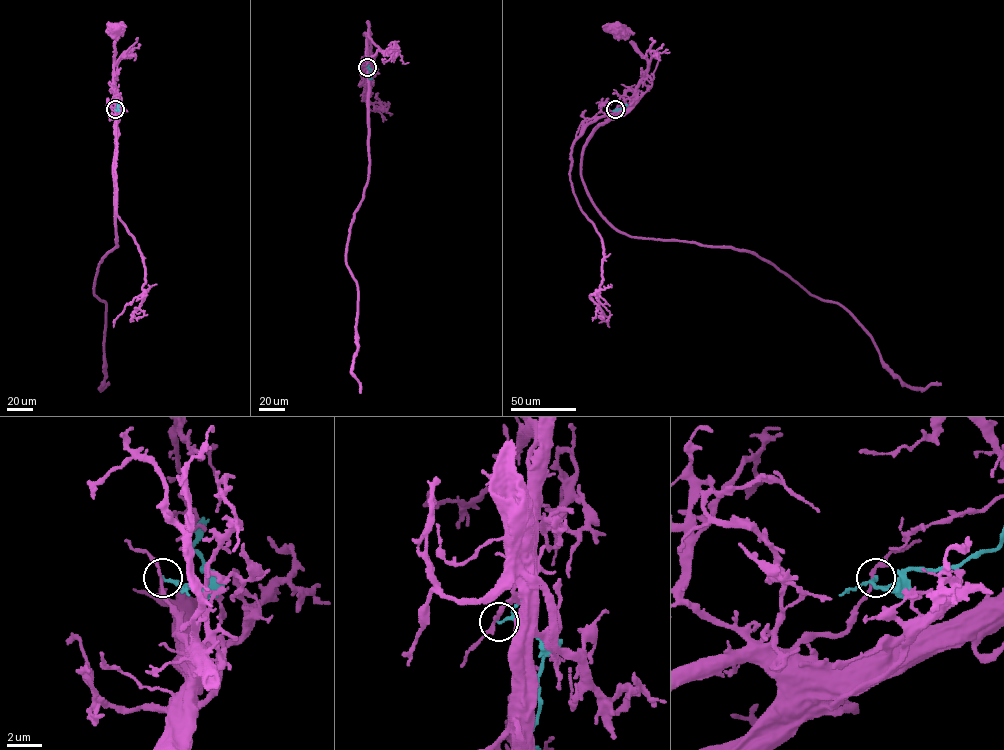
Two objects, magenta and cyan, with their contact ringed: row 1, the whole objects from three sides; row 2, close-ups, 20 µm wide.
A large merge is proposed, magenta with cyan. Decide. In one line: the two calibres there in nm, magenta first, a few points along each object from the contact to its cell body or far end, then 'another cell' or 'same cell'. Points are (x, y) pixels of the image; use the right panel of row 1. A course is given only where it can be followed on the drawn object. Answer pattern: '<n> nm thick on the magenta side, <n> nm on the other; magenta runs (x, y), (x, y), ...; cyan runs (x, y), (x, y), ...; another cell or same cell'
190 nm thick on the magenta side, 140 nm on the other; magenta runs (615, 109), (611, 116), (621, 114), (630, 105), (635, 88), (648, 65), (648, 60), (620, 29), (617, 29); cyan runs (615, 109), (627, 104); another cell

